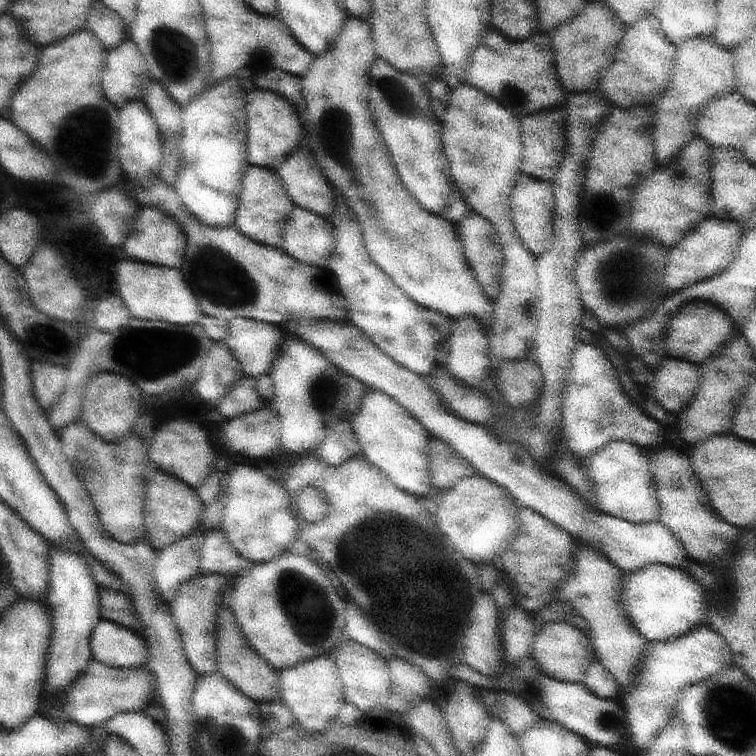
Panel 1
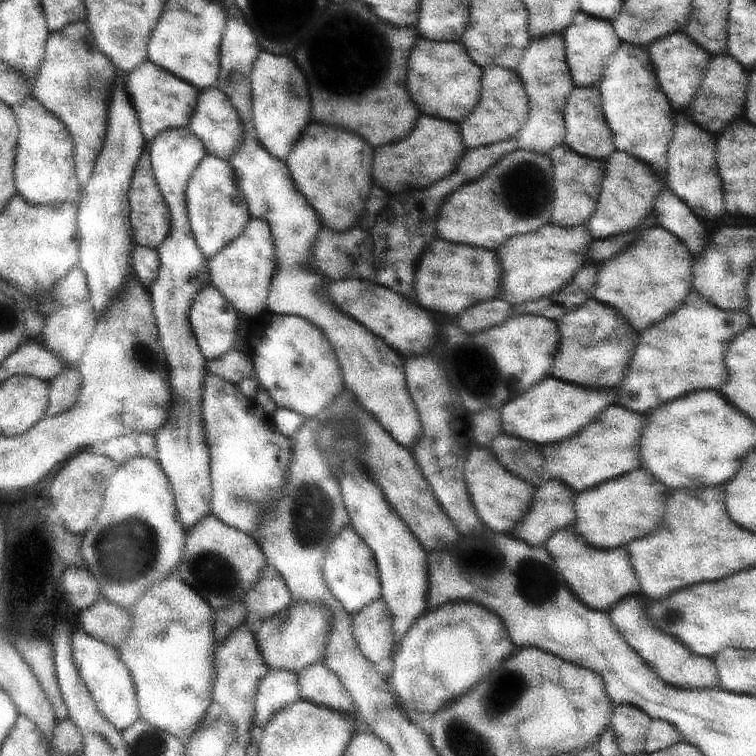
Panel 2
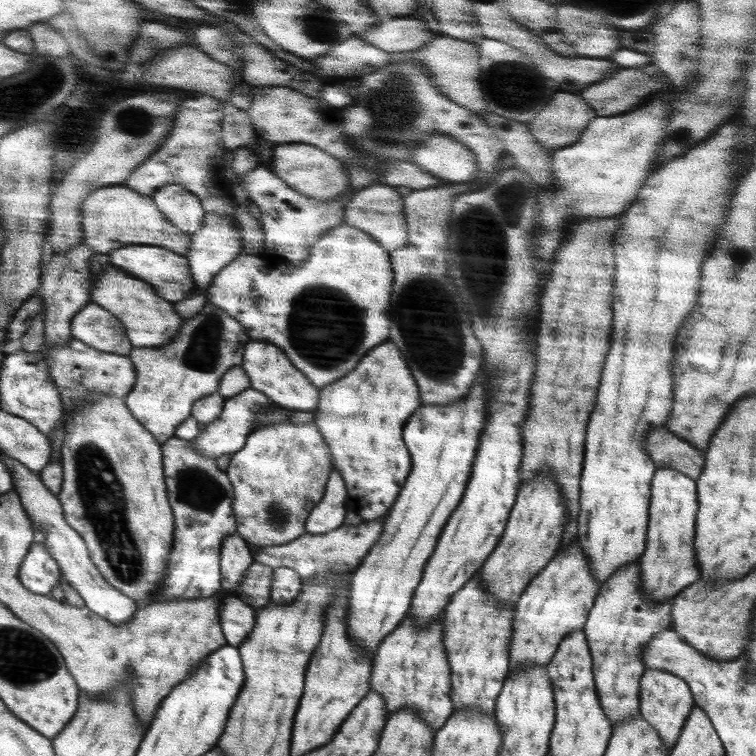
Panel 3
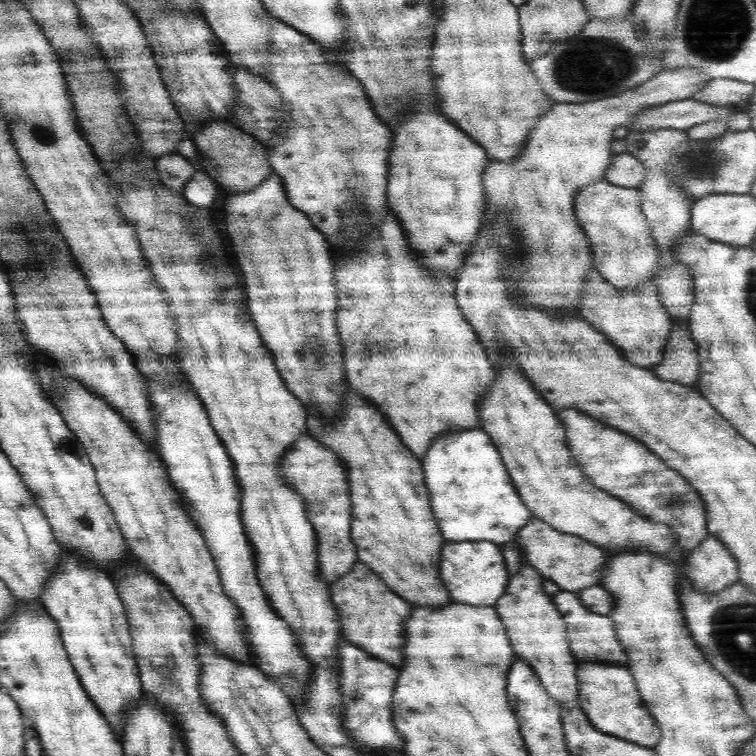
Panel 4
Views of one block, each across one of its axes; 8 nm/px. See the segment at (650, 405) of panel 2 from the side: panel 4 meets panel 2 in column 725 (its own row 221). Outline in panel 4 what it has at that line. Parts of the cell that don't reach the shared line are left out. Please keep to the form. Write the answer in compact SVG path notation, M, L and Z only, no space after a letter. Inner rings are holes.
M278 22L280 28L274 32L274 67L268 80L294 104L295 120L292 125L294 134L286 138L286 144L268 148L268 162L274 172L281 177L286 186L286 196L290 204L303 211L311 223L319 230L329 243L334 264L354 256L374 238L378 226L384 224L384 216L388 214L386 206L389 176L389 158L392 150L393 132L380 121L367 99L364 85L351 74L343 74L339 66L329 66L321 59L322 49L318 44L306 39L306 35L292 26ZM338 103L339 114L330 112L322 114L325 105Z

